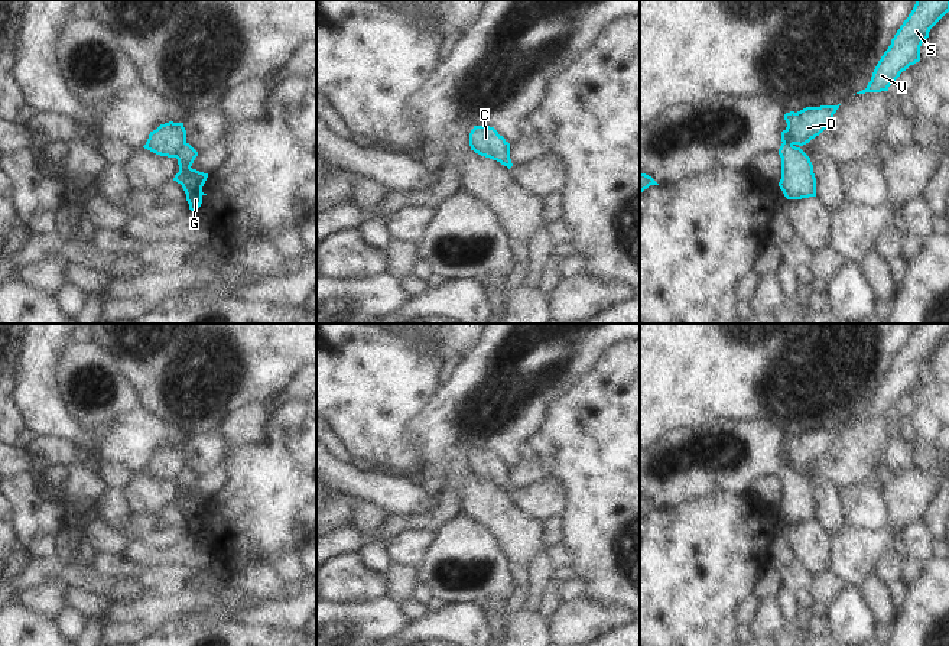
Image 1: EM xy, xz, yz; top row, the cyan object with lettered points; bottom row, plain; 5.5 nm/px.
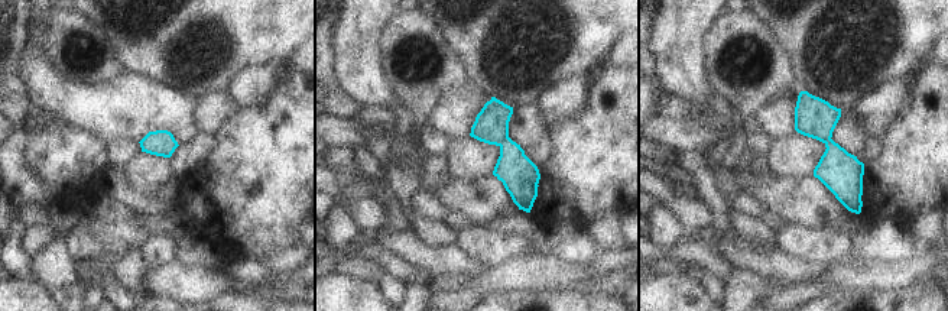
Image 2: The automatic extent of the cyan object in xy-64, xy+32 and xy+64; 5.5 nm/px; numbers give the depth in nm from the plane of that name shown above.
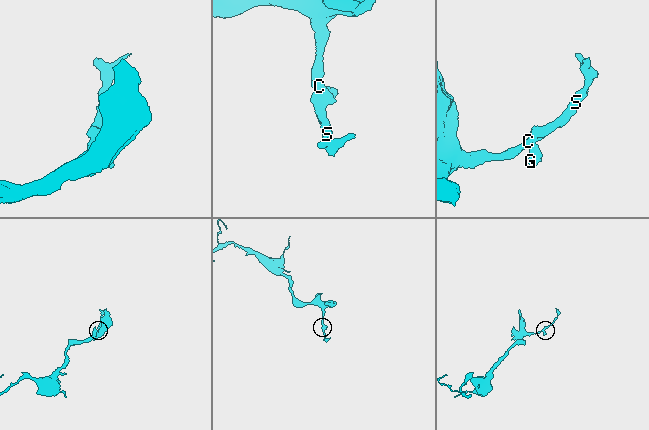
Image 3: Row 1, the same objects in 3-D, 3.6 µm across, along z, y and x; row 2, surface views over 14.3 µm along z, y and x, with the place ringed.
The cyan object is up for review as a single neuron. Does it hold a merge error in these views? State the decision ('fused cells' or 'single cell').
fused cells

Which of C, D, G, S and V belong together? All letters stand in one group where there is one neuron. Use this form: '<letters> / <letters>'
C D S V / G

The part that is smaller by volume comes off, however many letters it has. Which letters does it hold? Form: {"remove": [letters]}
{"remove": ["G"]}

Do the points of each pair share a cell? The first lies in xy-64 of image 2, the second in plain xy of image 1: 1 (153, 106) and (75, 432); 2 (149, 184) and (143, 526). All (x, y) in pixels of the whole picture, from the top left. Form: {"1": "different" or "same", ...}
{"1": "same", "2": "different"}

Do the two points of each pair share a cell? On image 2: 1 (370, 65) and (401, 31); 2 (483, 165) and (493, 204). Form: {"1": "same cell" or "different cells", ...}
{"1": "different cells", "2": "different cells"}

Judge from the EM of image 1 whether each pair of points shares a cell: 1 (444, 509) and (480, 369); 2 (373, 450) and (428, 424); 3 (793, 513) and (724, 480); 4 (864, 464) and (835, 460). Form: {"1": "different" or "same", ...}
{"1": "same", "2": "different", "3": "same", "4": "same"}

